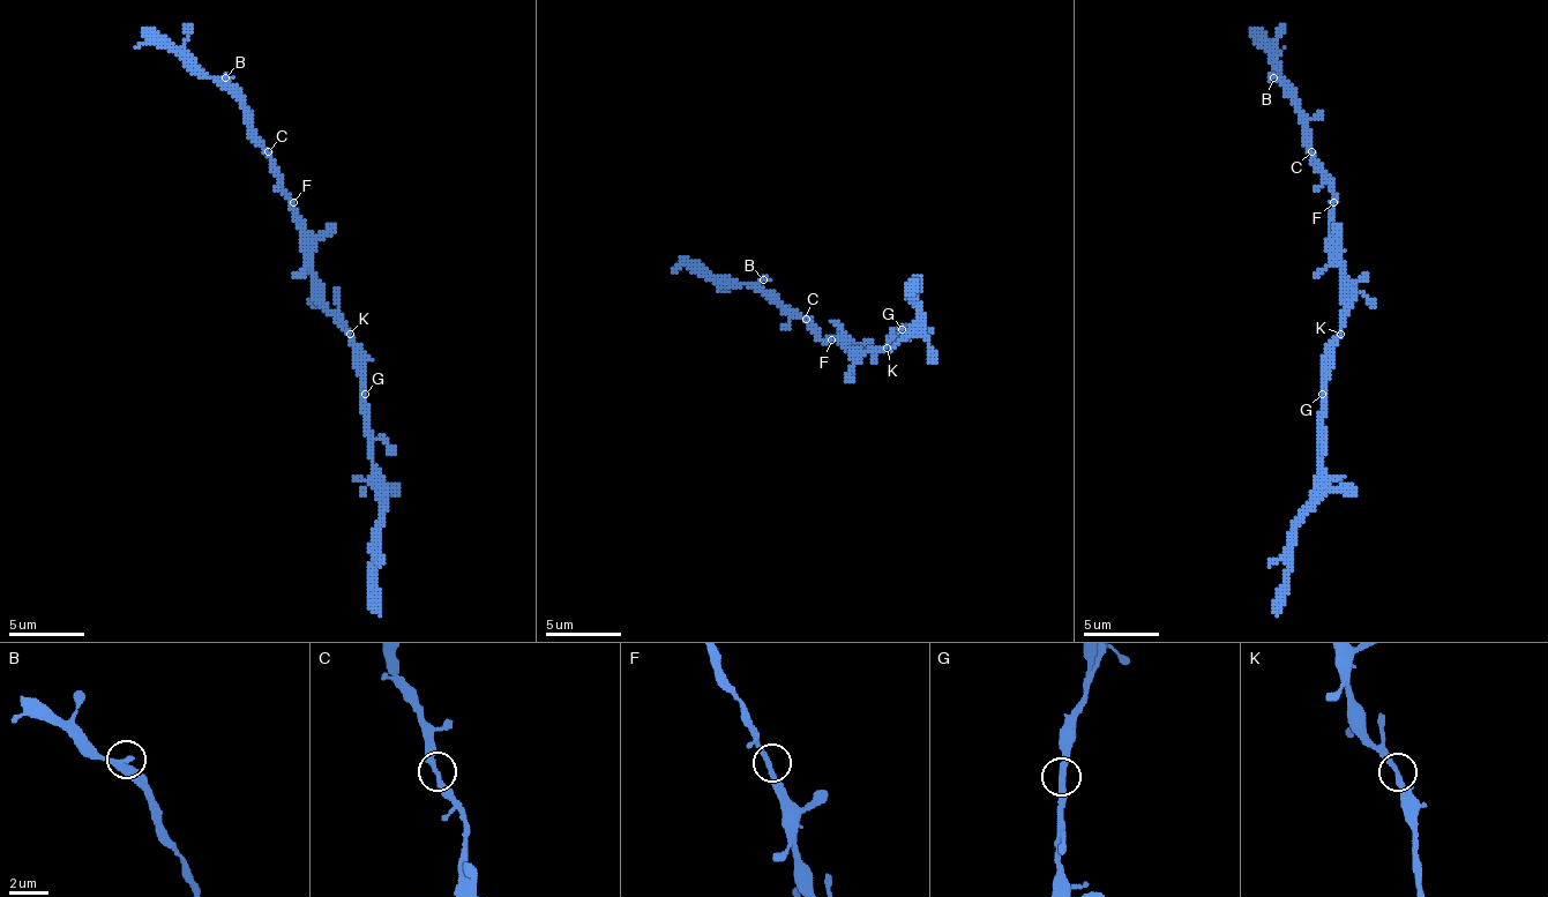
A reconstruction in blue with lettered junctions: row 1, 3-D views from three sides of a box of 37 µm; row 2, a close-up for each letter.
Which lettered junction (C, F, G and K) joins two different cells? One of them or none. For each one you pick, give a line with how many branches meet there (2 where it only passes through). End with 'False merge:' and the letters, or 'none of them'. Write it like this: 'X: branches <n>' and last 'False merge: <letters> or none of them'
False merge: none of them

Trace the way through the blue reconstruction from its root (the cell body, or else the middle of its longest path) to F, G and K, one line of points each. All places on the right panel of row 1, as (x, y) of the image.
F: (1340, 292), (1340, 236), (1333, 228), (1333, 202)
G: (1340, 292), (1345, 322), (1330, 360), (1330, 375), (1322, 394)
K: (1340, 292), (1345, 307), (1340, 334)

